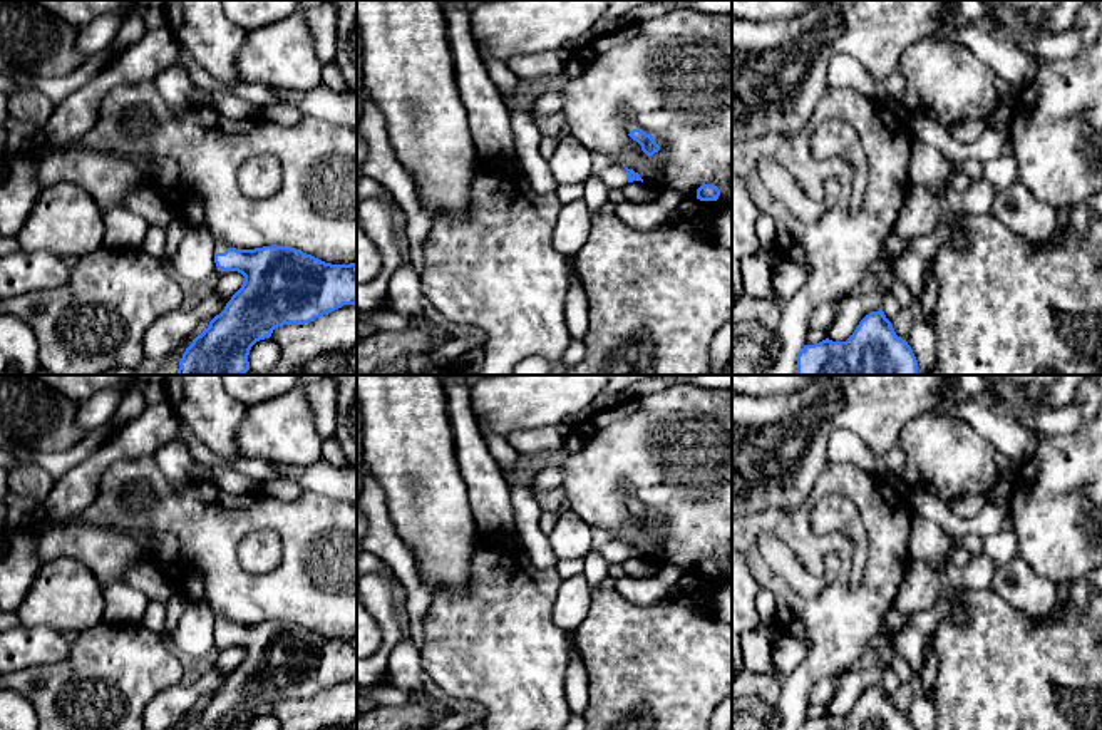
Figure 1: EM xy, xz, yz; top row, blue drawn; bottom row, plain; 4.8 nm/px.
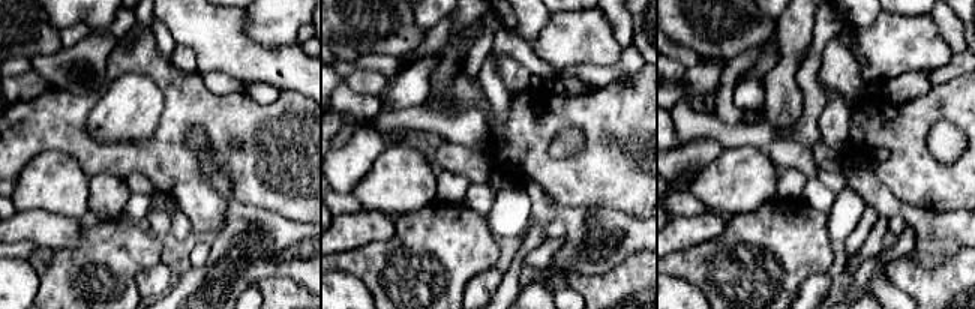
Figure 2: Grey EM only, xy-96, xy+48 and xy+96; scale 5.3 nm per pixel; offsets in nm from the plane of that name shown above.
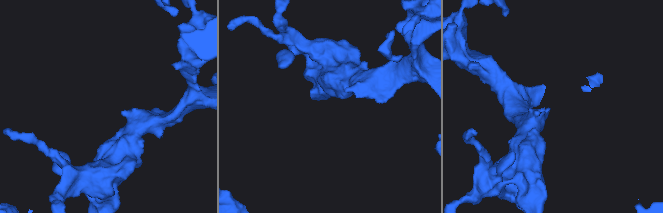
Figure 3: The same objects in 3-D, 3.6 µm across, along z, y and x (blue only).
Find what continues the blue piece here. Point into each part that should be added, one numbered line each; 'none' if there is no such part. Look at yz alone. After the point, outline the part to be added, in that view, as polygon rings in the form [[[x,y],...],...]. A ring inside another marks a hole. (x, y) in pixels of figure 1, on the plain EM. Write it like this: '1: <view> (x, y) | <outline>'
none

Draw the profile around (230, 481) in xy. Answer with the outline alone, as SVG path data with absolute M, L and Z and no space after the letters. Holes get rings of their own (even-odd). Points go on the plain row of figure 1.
M233 467L213 469L213 484L224 494L234 496L253 492L258 486L251 477L238 472Z

